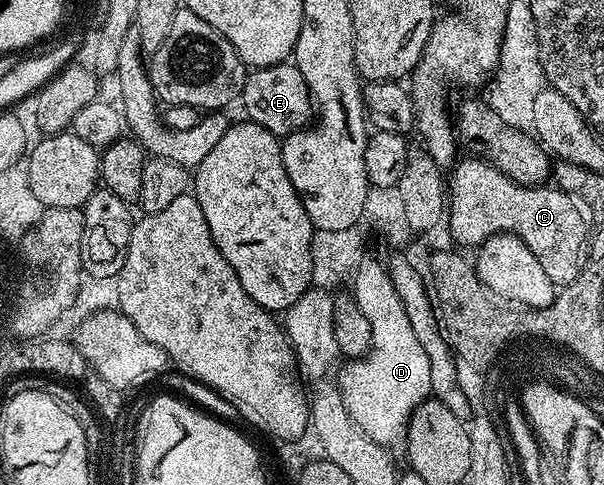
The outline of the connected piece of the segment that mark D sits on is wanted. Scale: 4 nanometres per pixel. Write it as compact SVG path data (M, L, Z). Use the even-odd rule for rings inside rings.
M364 259L359 265L358 269L354 272L353 284L355 283L355 290L353 290L353 296L357 307L361 307L361 311L365 311L365 319L369 319L369 327L371 328L371 344L362 359L351 359L346 362L338 370L337 384L339 387L339 393L343 397L345 407L349 411L349 415L356 421L361 427L361 431L365 431L365 435L374 437L376 439L387 439L383 437L399 437L402 438L407 431L407 424L409 419L413 415L413 411L422 401L428 400L431 397L431 384L429 383L429 358L425 356L425 347L421 347L421 343L417 340L417 335L413 335L413 327L409 324L409 315L405 315L405 307L401 303L401 299L397 299L397 291L393 287L393 283L389 279L386 268L382 264L379 265L371 259Z

